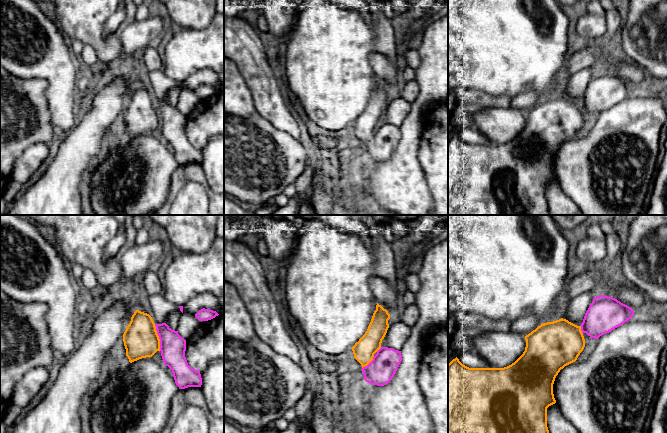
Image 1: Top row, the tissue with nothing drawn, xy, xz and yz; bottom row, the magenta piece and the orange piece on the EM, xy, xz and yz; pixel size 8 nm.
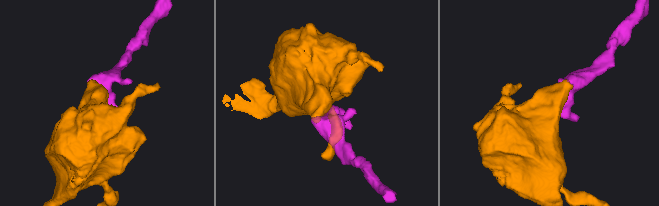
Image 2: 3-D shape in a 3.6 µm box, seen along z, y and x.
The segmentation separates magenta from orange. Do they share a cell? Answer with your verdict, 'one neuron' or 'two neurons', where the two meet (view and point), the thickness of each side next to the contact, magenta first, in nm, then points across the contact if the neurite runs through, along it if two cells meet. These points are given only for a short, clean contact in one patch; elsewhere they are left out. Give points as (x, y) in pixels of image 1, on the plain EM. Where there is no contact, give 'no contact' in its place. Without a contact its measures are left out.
one neuron | xy (159, 113) | 200/280 nm

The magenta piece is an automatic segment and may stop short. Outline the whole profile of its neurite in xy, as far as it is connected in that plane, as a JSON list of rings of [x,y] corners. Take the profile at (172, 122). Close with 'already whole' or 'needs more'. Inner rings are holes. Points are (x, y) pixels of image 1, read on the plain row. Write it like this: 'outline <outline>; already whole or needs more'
outline [[[136,86],[123,110],[123,118],[130,139],[160,127],[179,165],[201,163],[200,147],[190,143],[185,133],[186,116],[166,99],[155,100],[149,90]]]; needs more

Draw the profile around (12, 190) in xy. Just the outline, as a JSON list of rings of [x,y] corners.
[[[11,181],[6,187],[5,197],[9,202],[13,201],[18,195],[21,184]]]

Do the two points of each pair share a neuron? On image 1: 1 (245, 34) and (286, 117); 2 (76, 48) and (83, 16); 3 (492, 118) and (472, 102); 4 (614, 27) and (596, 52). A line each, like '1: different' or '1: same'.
1: same
2: different
3: different
4: same

